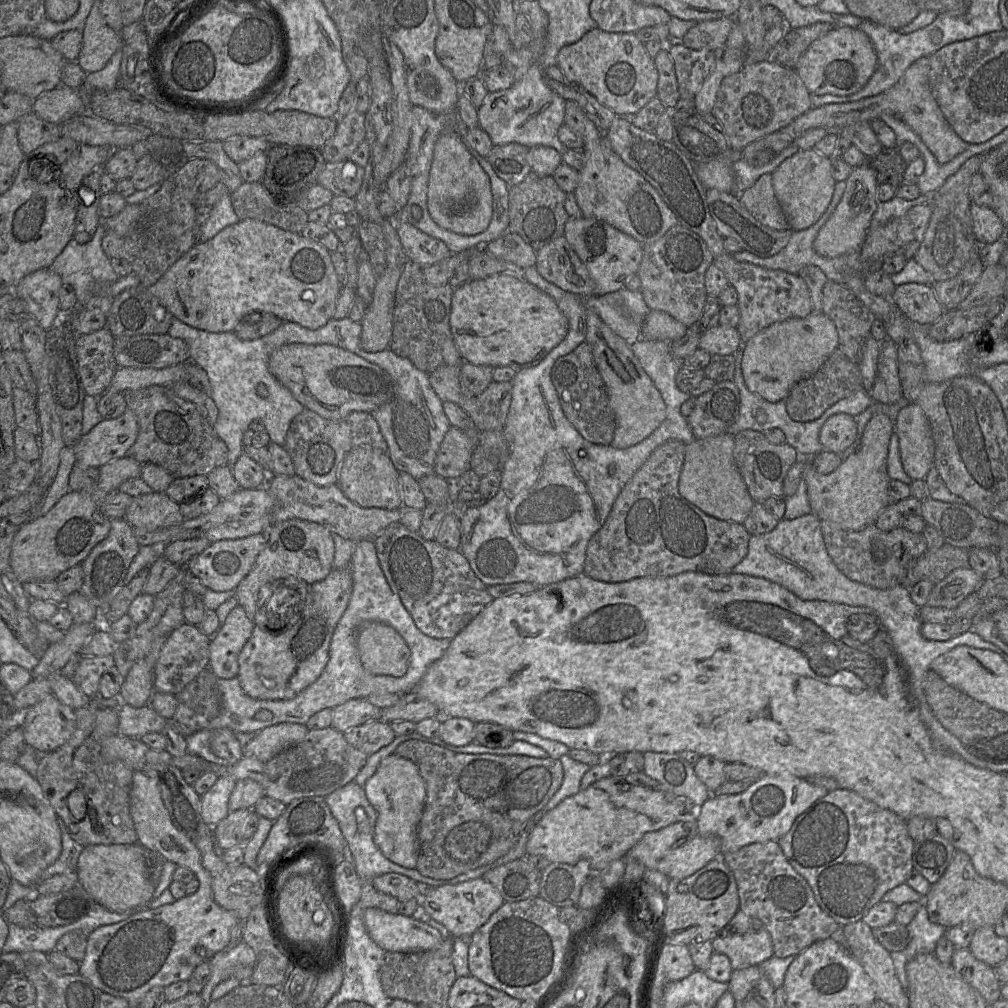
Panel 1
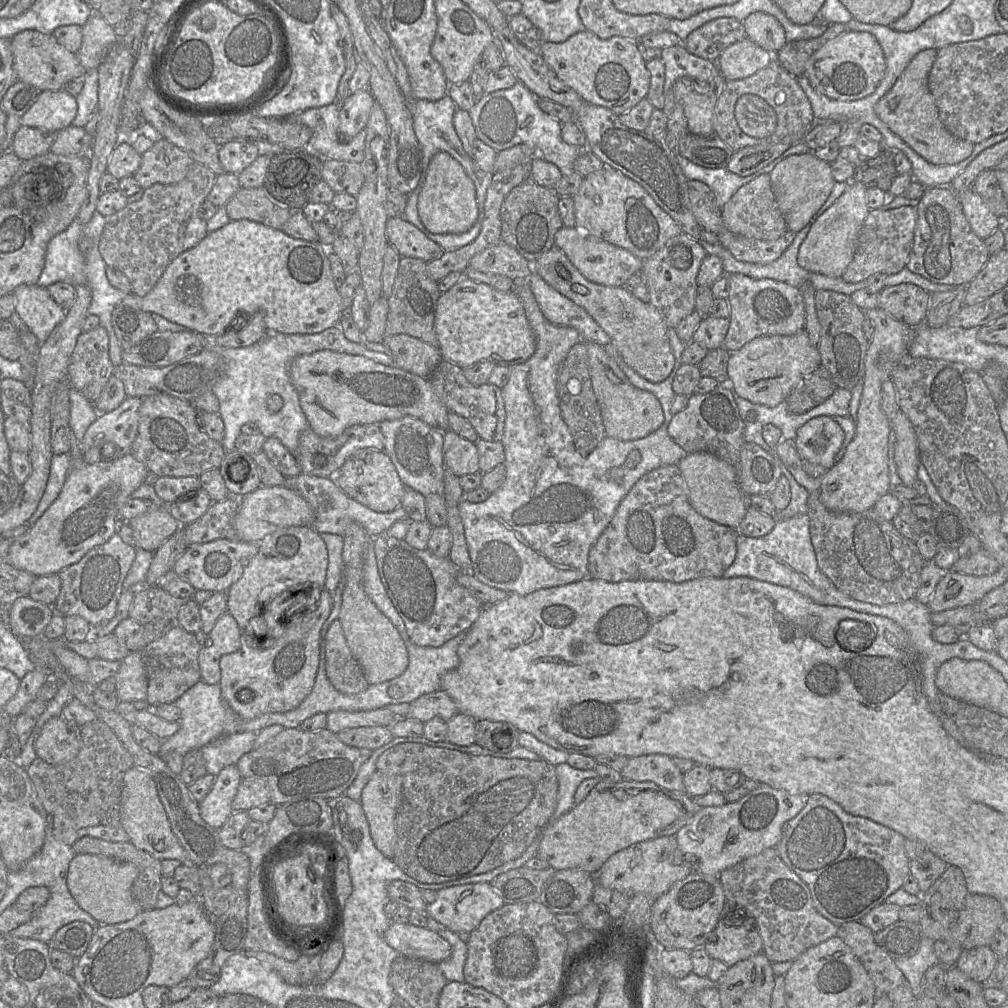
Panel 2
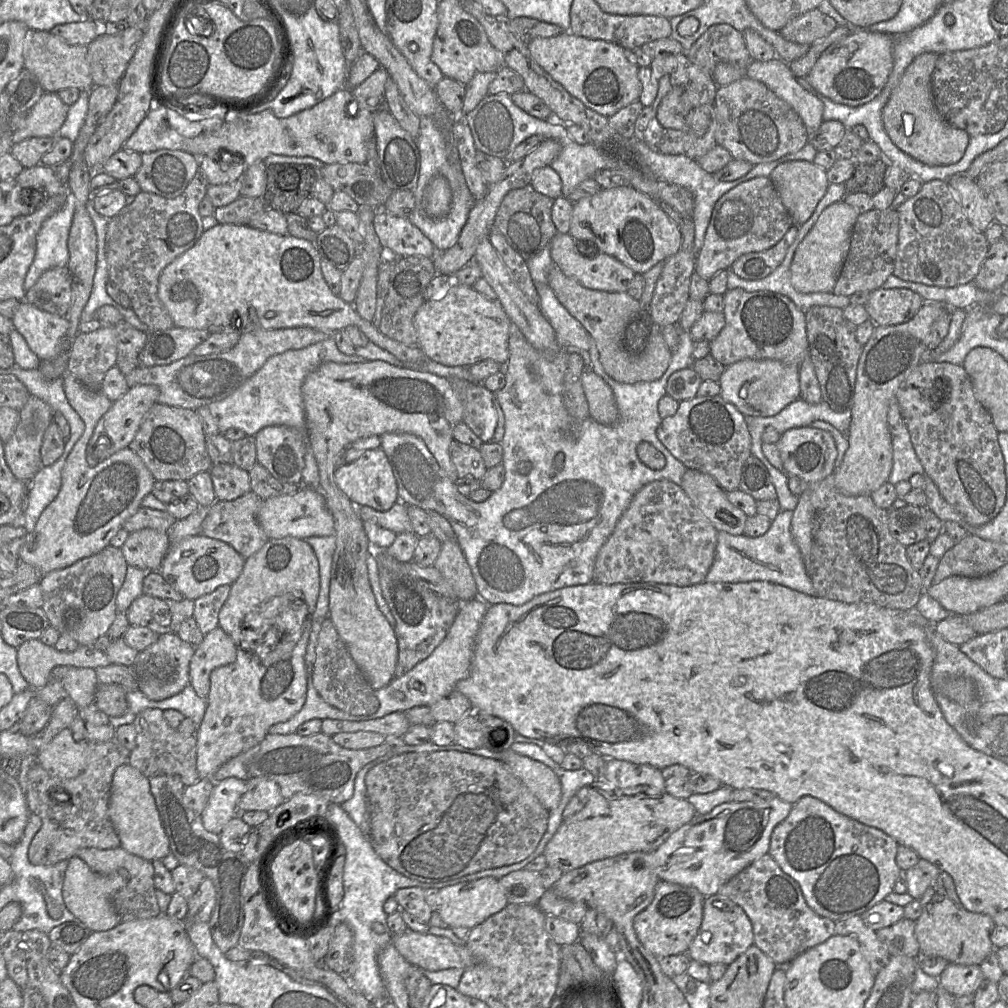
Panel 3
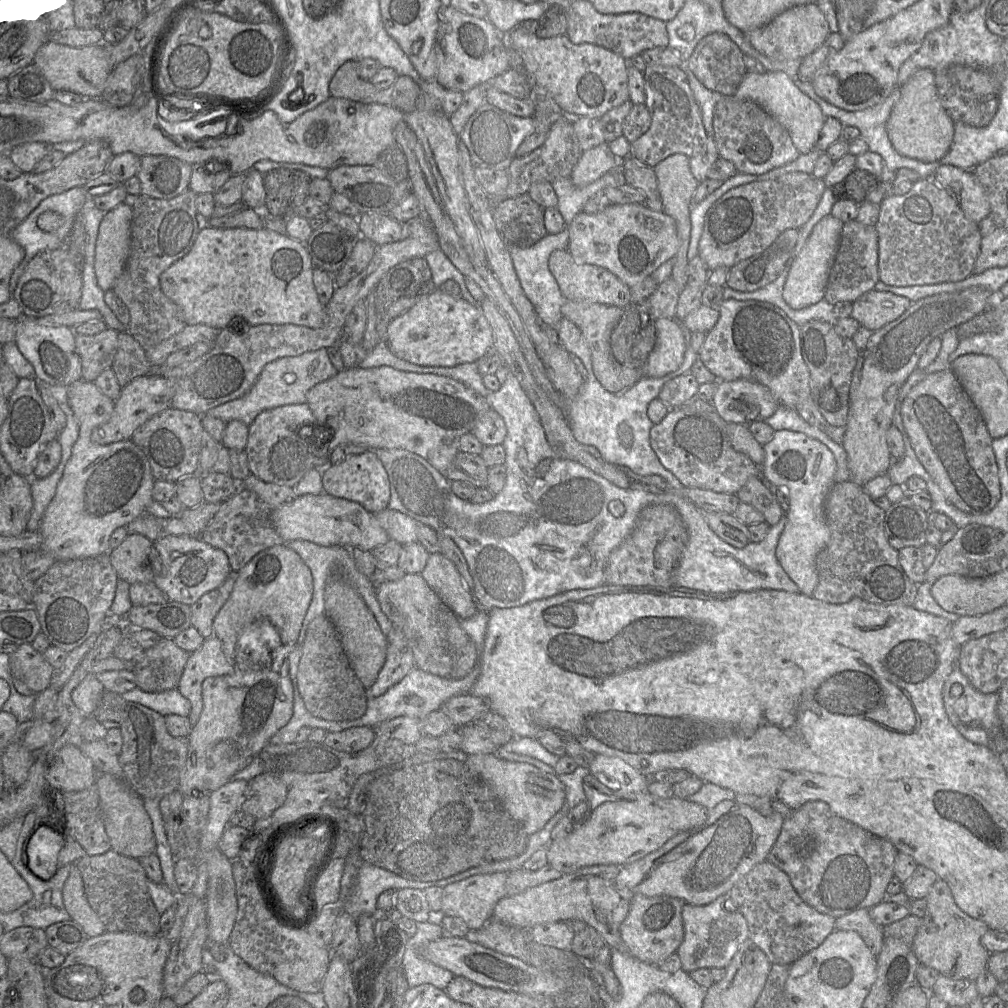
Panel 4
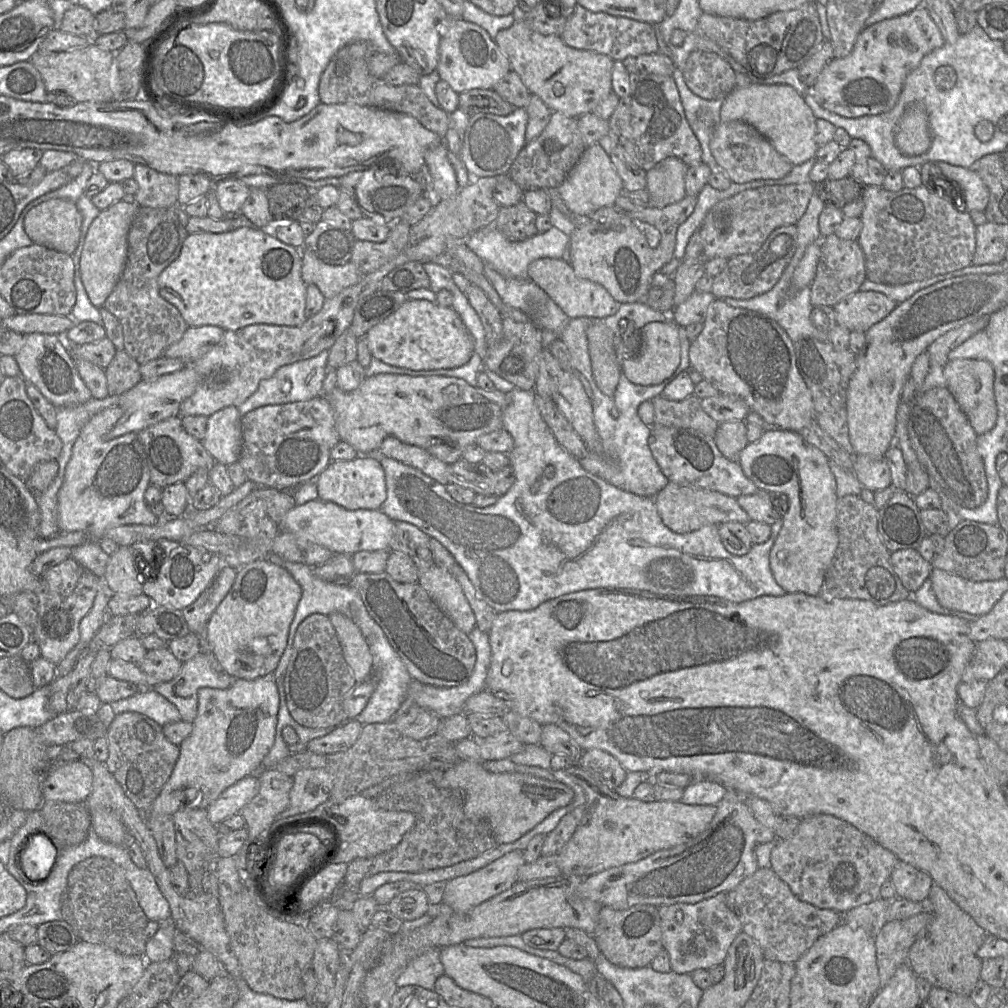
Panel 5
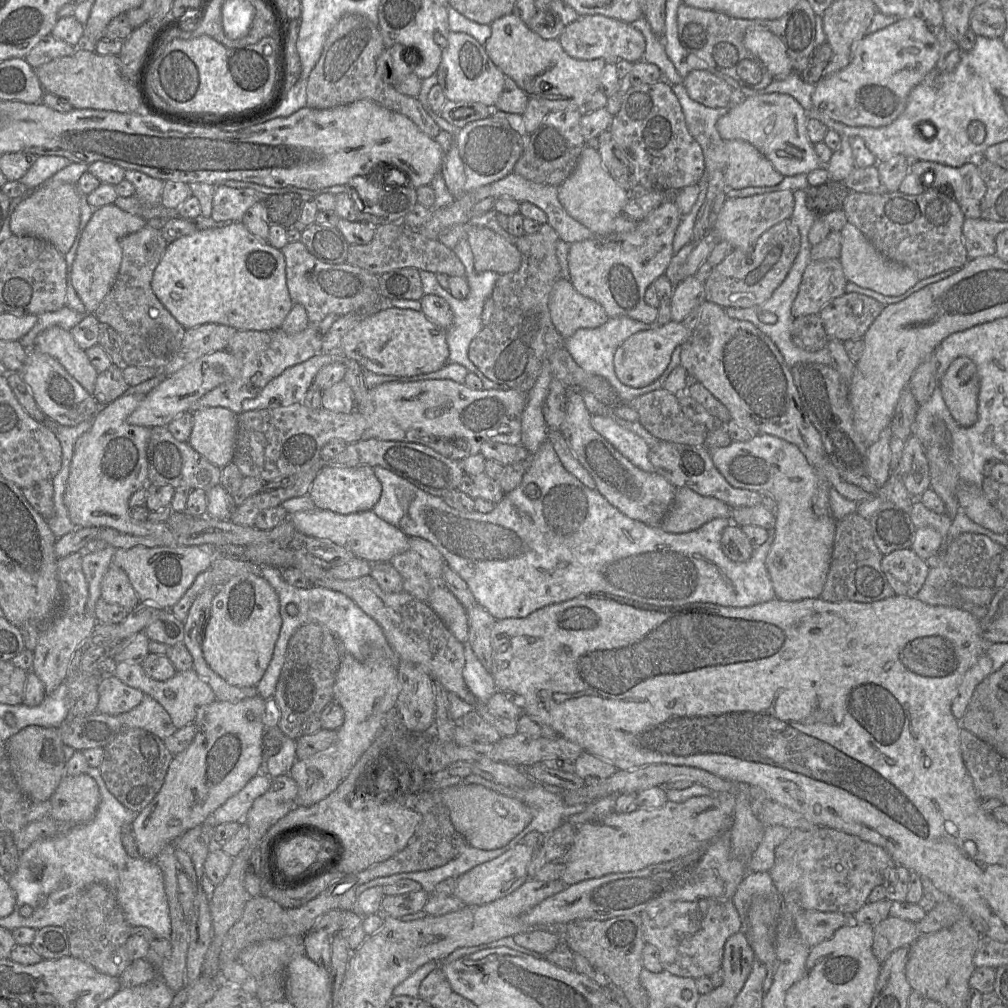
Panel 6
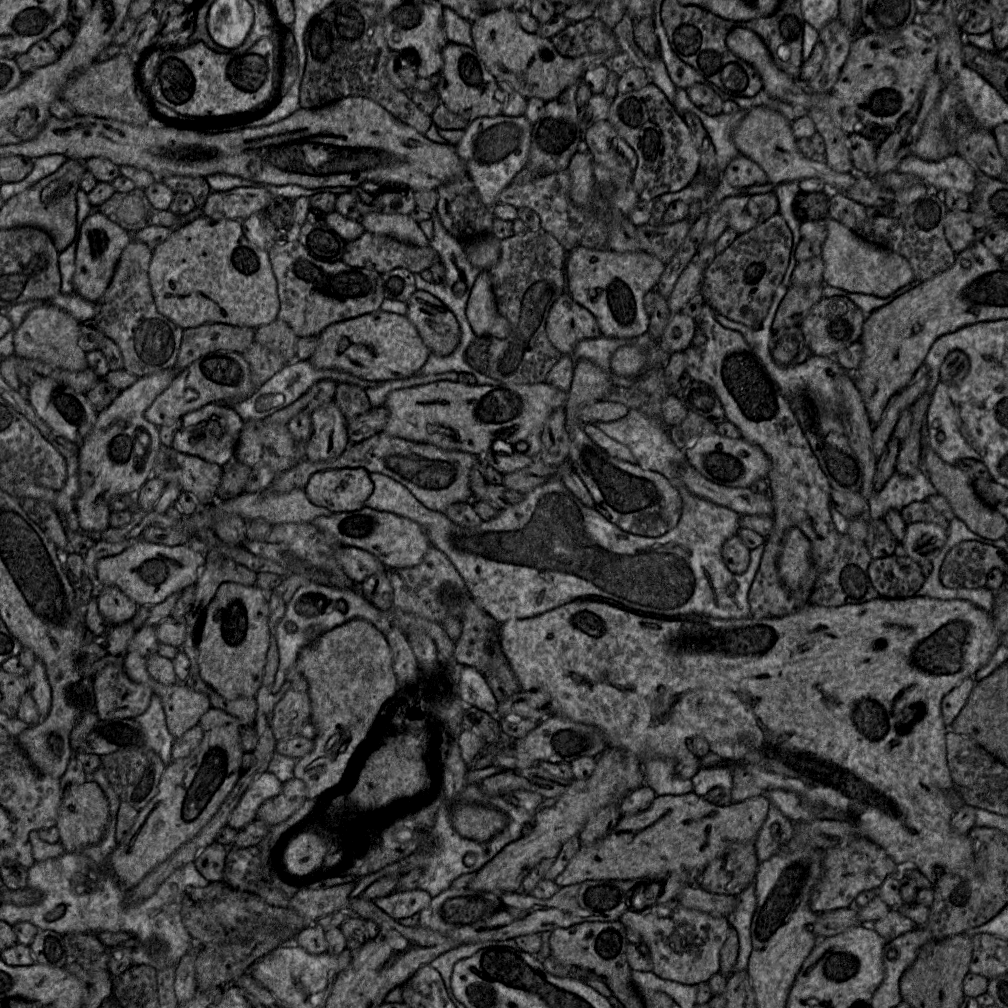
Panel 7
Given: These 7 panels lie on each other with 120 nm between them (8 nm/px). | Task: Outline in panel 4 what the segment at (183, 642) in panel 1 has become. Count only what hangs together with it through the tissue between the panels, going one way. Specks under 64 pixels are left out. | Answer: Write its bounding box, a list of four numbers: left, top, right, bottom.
[131,638,189,692]

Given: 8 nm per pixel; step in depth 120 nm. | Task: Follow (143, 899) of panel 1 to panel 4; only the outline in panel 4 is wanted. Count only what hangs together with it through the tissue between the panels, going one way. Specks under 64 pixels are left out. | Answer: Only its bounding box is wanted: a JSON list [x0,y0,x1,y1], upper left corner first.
[62,863,106,938]

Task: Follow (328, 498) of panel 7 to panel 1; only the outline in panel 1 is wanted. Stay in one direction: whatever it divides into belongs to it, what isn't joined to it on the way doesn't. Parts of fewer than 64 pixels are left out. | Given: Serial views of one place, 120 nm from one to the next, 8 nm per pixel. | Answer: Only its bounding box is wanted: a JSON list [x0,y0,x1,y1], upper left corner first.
[338,445,403,509]

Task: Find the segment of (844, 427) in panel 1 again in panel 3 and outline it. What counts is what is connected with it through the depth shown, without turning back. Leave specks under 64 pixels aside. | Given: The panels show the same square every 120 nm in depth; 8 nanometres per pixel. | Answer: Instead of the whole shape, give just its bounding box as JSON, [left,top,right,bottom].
[776,426,837,486]

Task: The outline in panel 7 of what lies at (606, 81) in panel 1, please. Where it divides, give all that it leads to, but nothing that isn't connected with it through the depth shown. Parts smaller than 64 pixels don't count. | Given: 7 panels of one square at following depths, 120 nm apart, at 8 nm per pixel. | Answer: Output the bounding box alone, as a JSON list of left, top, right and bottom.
[471,9,614,102]

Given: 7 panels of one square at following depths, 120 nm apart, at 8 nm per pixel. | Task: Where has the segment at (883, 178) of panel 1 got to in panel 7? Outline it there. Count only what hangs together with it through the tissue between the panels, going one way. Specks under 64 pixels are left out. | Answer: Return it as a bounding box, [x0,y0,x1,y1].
[793,185,831,224]

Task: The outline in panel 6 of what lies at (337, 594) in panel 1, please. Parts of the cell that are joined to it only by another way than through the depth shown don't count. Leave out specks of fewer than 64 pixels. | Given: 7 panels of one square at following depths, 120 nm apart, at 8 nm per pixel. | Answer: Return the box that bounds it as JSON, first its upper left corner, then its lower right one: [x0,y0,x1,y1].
[130,695,266,860]

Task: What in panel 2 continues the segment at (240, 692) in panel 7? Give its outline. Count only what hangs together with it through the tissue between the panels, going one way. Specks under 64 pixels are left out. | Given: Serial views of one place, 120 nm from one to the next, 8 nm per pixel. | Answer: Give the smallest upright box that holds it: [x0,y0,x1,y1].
[227,526,327,638]

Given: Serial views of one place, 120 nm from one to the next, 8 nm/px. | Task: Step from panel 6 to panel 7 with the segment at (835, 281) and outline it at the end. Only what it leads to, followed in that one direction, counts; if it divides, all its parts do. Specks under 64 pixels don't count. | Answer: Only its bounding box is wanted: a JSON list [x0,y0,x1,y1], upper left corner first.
[773,285,824,332]

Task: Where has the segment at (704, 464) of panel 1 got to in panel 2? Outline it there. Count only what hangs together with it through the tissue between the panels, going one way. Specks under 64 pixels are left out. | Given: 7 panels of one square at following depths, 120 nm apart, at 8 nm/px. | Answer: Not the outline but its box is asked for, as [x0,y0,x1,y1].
[678,452,748,529]

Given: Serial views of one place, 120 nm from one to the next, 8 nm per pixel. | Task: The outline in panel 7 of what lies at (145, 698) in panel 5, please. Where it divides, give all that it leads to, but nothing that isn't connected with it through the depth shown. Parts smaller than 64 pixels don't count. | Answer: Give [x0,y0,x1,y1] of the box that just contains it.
[135,693,175,766]

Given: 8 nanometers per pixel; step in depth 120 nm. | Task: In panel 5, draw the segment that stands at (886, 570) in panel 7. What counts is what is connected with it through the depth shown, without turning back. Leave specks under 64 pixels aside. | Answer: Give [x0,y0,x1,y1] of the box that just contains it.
[890,548,932,594]

